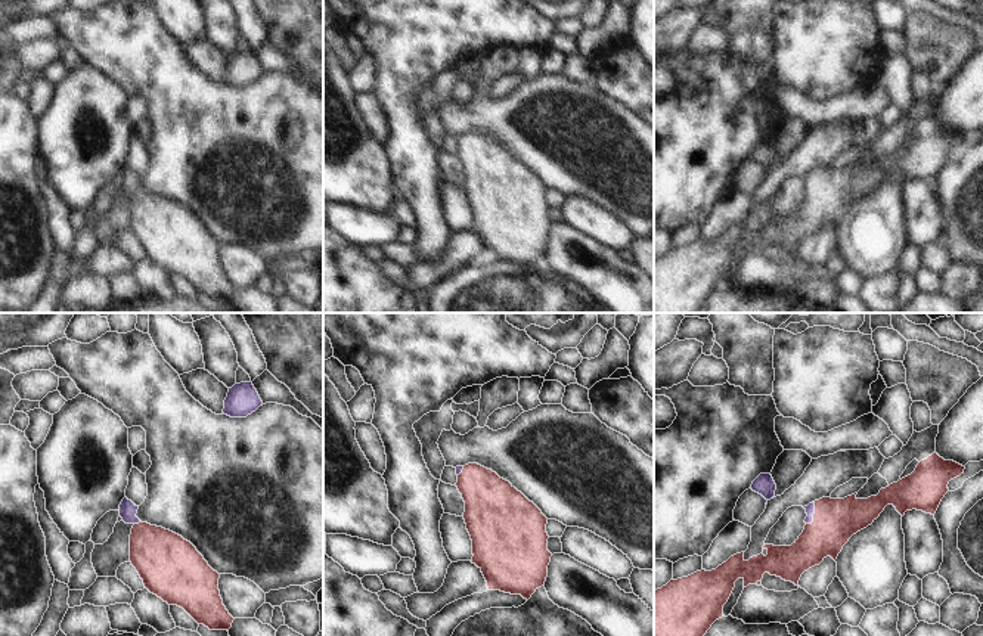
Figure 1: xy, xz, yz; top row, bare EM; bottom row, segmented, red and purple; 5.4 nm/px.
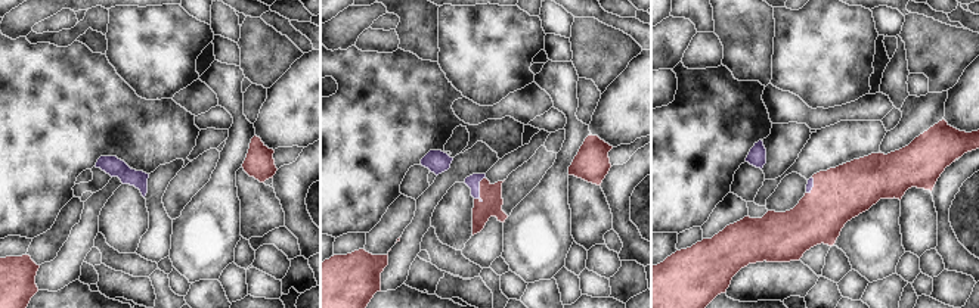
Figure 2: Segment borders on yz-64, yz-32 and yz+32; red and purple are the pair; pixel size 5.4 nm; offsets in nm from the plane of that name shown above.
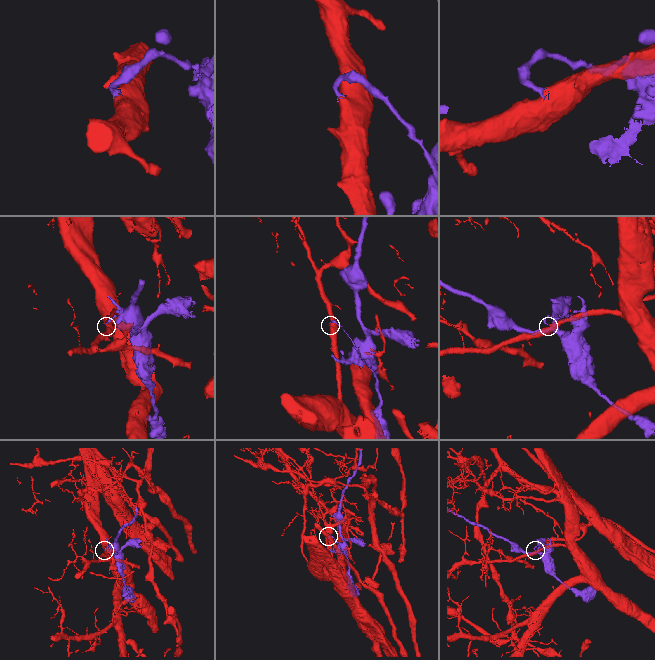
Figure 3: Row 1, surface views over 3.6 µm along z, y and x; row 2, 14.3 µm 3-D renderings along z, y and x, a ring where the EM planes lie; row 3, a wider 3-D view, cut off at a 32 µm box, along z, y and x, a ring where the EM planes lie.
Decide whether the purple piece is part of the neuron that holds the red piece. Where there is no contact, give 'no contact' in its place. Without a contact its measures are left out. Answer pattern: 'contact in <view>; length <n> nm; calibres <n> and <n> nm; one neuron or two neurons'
contact in yz; length 130 nm; calibres 240 and 50 nm; one neuron

